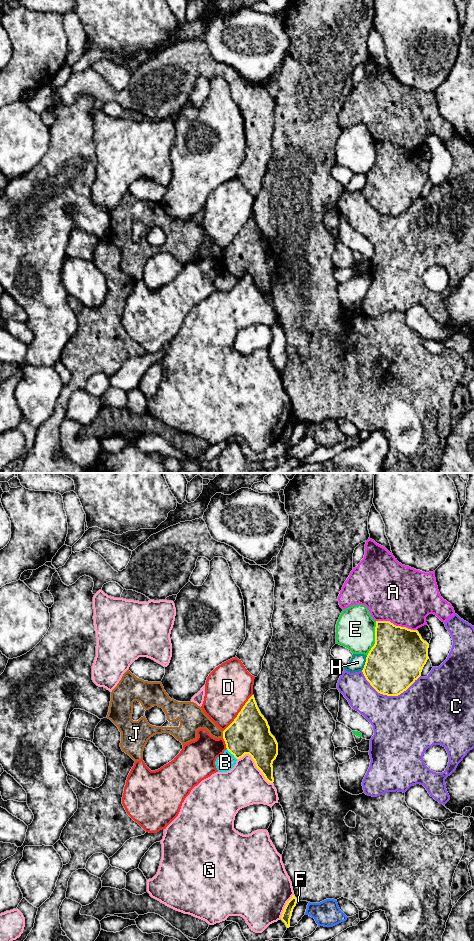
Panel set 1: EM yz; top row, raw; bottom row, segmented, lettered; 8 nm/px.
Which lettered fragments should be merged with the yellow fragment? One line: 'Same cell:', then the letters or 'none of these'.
Same cell: none of these

